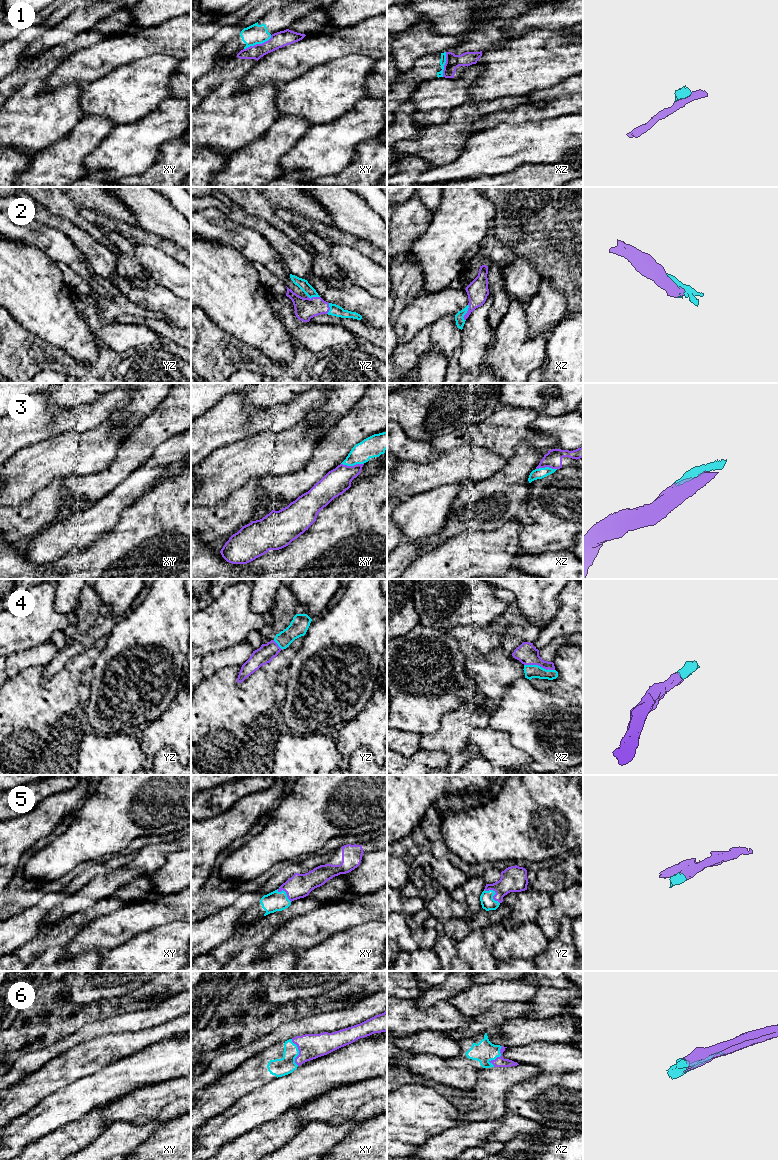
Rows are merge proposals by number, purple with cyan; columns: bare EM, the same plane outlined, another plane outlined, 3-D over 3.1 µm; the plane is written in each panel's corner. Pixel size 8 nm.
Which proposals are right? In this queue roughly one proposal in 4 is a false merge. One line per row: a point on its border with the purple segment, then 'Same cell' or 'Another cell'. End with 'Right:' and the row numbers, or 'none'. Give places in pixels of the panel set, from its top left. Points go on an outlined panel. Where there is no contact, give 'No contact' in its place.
1: Touches purple at xy (258, 44). Another cell
2: Touches purple at xz (467, 312). Same cell
3: Touches purple at xy (352, 466). Same cell
4: Touches purple at xz (539, 665). Same cell
5: Touches purple at yz (495, 892). Same cell
6: Touches purple at xy (299, 1052). Same cell
Right: 2, 3, 4, 5, 6

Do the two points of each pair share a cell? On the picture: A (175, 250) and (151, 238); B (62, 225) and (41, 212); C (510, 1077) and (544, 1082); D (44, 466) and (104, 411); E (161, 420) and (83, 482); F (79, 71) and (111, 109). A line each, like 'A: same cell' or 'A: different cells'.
A: same cell
B: same cell
C: different cells
D: different cells
E: same cell
F: different cells

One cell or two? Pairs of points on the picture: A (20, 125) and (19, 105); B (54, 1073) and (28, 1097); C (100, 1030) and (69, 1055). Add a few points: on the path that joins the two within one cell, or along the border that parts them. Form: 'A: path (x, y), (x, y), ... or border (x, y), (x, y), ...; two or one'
A: path (20, 120), (20, 110); one
B: path (48, 1079), (34, 1091); one
C: border (95, 1038), (76, 1044), (65, 1051); two

